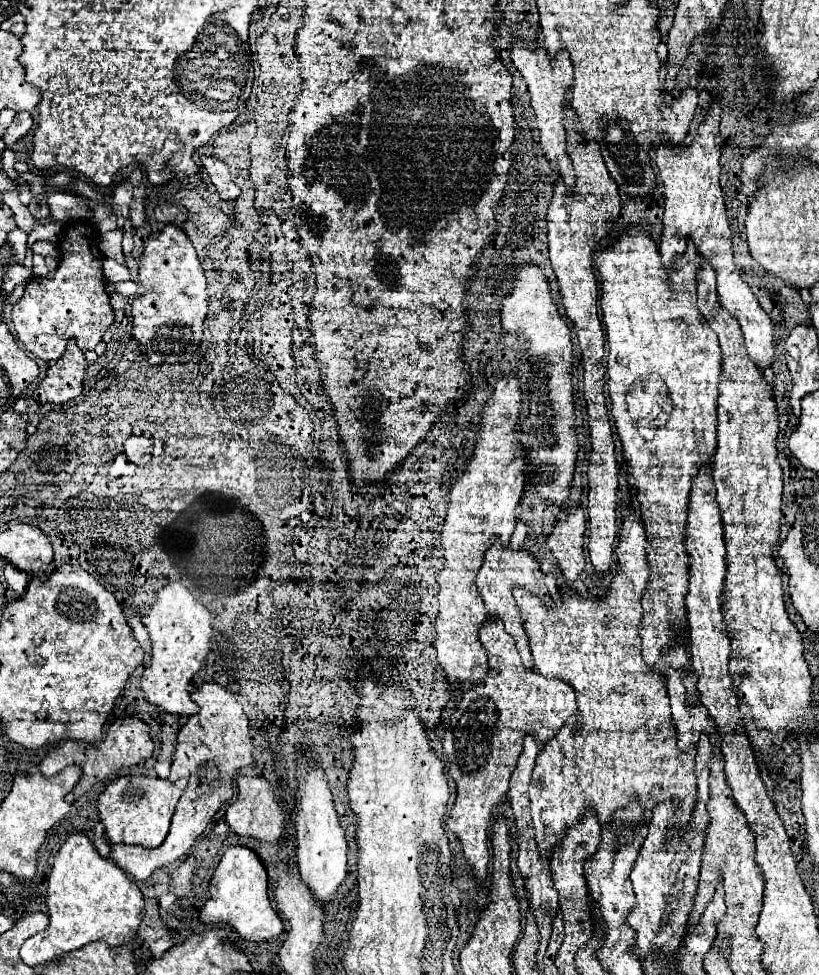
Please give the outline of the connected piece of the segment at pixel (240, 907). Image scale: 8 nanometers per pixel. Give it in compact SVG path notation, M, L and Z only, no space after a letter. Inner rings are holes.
M231 846L223 854L209 882L209 900L205 902L199 918L205 924L229 924L245 940L277 938L283 932L283 922L269 900L267 870L253 850Z

